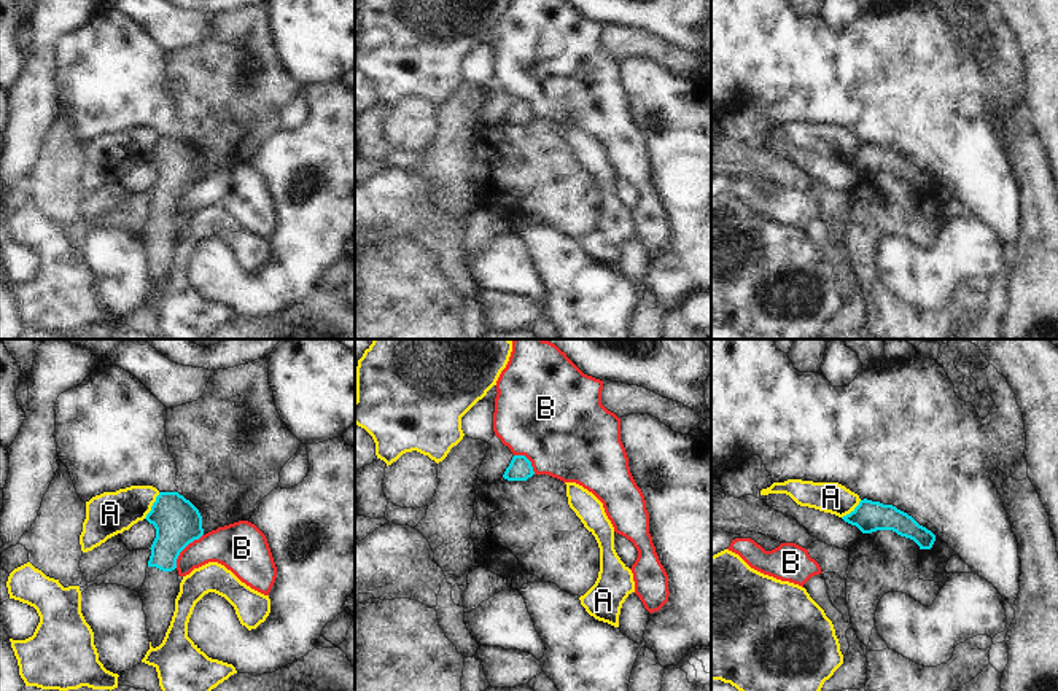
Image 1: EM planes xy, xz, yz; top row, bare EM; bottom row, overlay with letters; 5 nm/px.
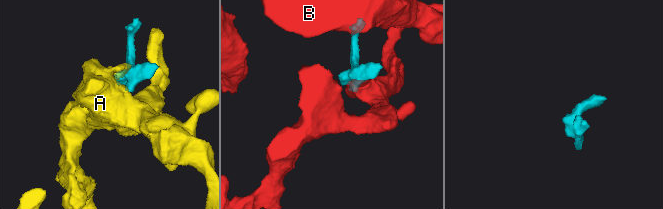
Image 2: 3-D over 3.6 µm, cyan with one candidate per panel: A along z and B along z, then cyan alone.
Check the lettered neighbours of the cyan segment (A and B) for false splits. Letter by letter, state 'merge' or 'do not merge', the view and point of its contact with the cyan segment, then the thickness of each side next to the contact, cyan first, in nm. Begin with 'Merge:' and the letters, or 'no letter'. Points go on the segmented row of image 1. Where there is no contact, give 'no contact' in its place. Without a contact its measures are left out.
Merge: no letter
A: do not merge; meets cyan in xy at (153, 505); 240 nm thick on the cyan side, 220 nm on the other
B: do not merge; meets cyan in xy at (183, 548); 240 nm thick on the cyan side, 220 nm on the other

